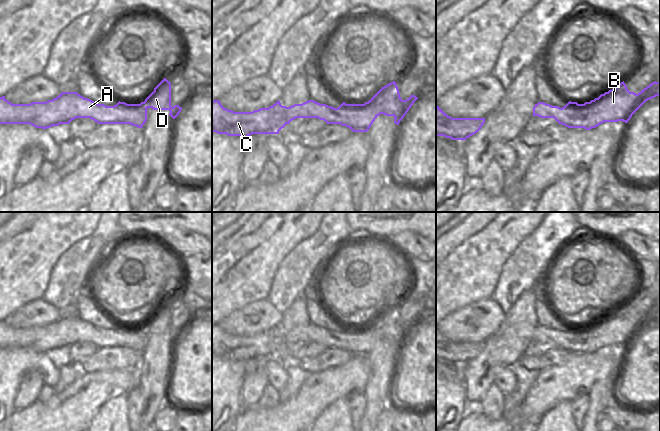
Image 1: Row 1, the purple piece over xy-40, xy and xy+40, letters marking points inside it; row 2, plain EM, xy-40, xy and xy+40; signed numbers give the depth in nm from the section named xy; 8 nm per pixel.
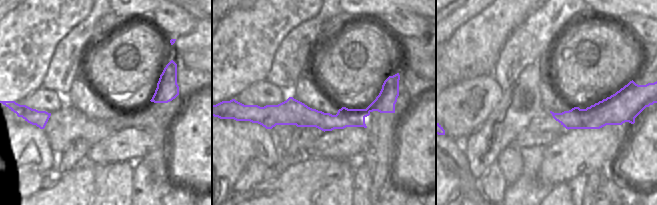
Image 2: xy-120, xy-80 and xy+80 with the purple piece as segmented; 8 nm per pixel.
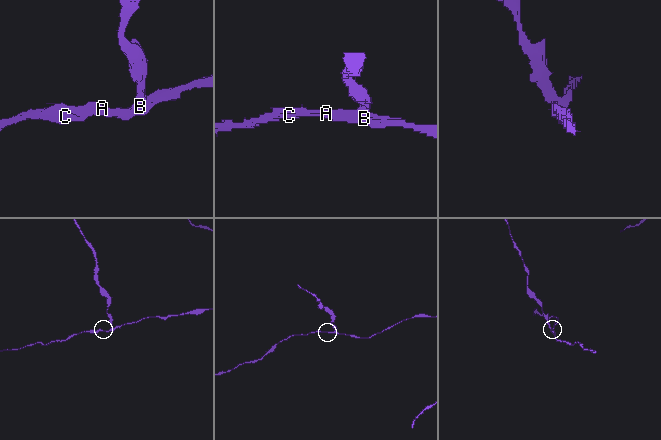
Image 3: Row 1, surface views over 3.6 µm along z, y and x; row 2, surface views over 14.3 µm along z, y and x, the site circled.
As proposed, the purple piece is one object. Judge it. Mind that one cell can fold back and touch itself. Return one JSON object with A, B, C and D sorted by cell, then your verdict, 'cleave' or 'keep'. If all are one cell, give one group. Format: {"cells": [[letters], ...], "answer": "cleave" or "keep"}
{"cells": [["A", "B", "C"], ["D"]], "answer": "cleave"}

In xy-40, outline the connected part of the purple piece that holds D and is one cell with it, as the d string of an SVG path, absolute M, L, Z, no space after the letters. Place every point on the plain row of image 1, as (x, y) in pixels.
M166 302L154 312L154 315L143 327L147 332L154 334L169 334L169 339L173 343L176 342L175 337L182 334L179 329L171 330L171 307Z

